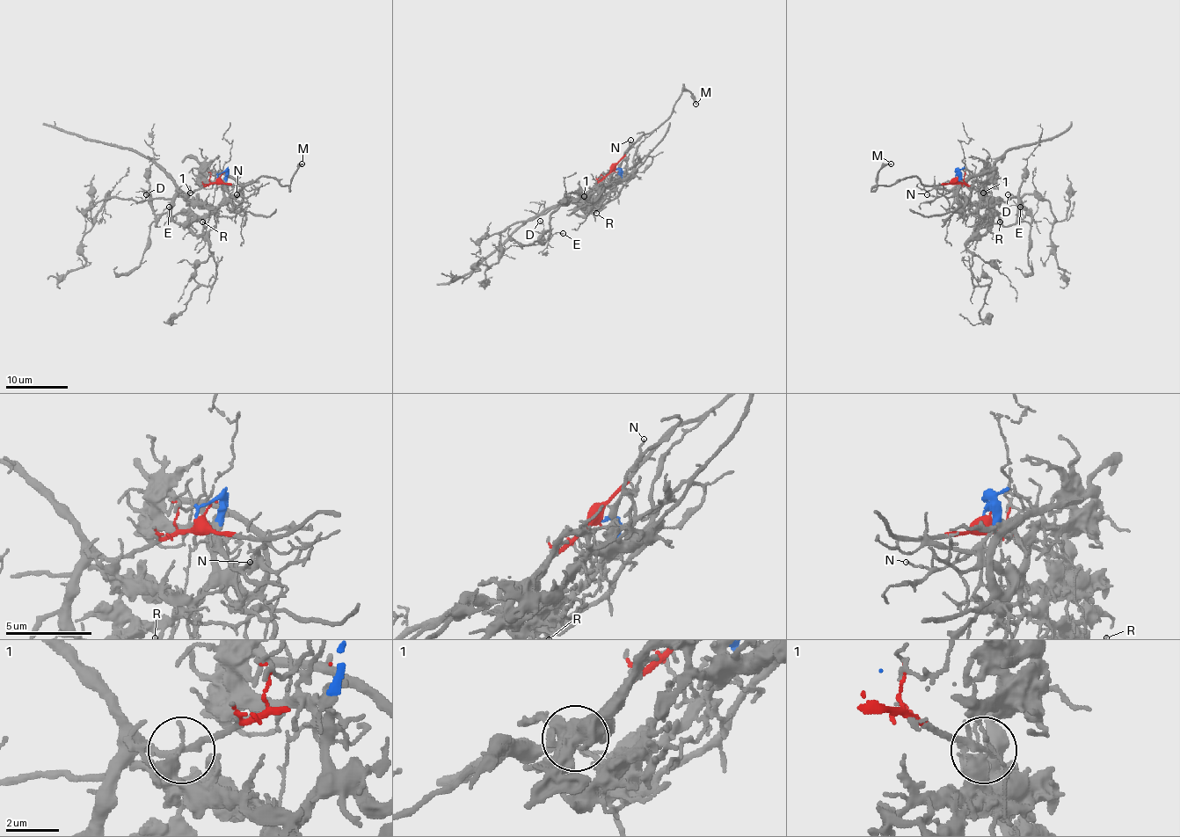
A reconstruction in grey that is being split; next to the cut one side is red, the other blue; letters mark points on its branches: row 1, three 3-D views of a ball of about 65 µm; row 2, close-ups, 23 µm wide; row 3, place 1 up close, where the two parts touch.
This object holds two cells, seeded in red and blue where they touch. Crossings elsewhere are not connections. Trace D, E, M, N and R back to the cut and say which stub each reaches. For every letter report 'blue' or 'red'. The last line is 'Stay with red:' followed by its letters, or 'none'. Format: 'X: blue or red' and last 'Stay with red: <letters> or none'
D: red
E: red
M: red
N: blue
R: blue
Stay with red: D, E, M

